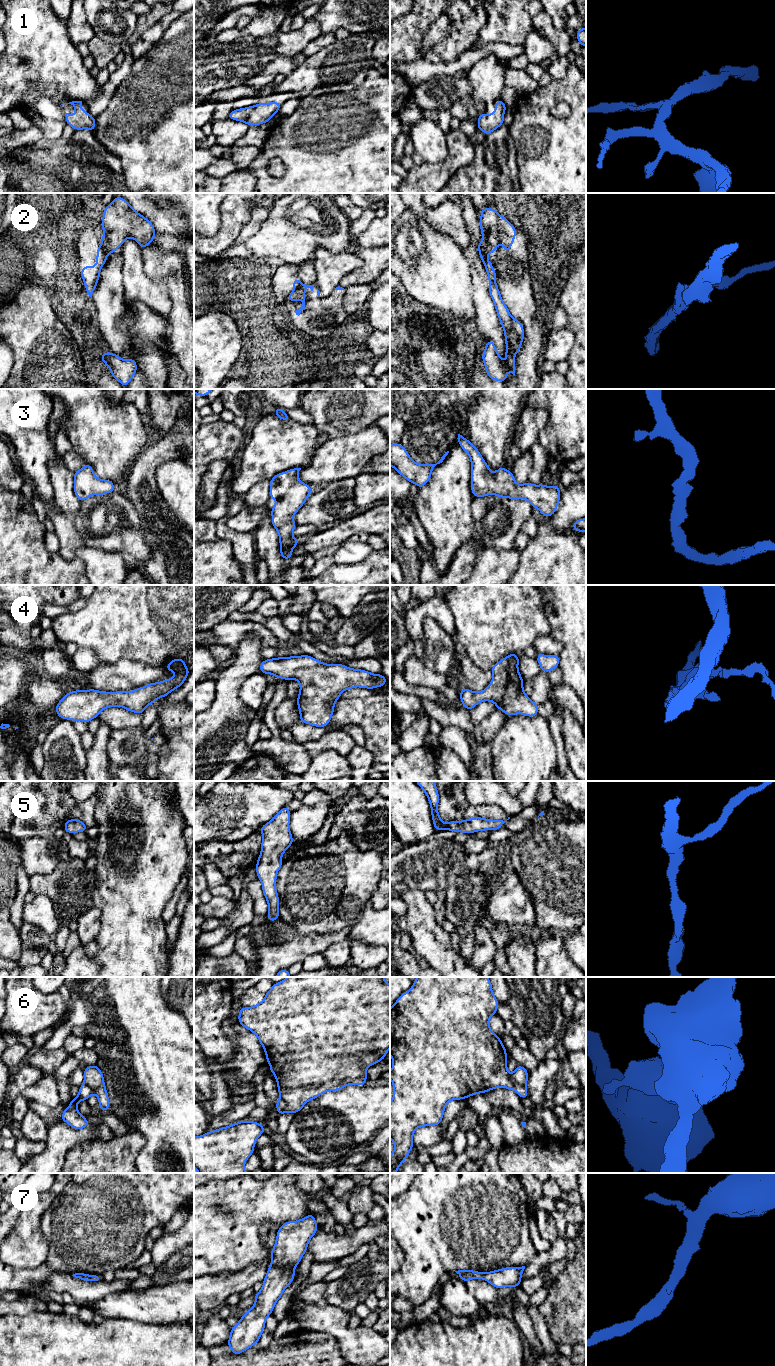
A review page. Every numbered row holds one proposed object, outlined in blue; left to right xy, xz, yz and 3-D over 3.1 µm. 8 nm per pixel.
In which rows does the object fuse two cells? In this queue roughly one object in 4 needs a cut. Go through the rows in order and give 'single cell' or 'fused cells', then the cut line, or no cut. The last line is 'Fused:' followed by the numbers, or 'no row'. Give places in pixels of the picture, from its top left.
1: single cell; cut none
2: fused cells; cut yz (480, 243), (486, 255)
3: single cell; cut none
4: single cell; cut none
5: single cell; cut none
6: fused cells; cut xz (280, 1097), (284, 1102), (284, 1112)
7: single cell; cut none
Fused: 2, 6

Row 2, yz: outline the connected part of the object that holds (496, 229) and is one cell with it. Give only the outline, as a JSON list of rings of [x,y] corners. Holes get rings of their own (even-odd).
[[[482,208],[480,212],[481,245],[486,255],[496,252],[498,244],[503,244],[504,253],[507,253],[517,235],[516,229],[493,208]]]

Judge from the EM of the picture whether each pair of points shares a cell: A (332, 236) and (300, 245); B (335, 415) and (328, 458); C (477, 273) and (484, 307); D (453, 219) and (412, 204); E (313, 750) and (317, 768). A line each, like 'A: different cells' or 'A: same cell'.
A: same cell
B: different cells
C: same cell
D: same cell
E: different cells

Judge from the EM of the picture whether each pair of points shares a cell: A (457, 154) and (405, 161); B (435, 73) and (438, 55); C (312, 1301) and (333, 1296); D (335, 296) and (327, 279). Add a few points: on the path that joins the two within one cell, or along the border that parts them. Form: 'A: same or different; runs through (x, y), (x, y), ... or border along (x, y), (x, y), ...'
A: different; border along (414, 163), (408, 171)
B: different; border along (460, 56), (449, 62), (413, 62)
C: different; border along (327, 1283), (326, 1300), (346, 1311)
D: different; border along (334, 288), (324, 297)

